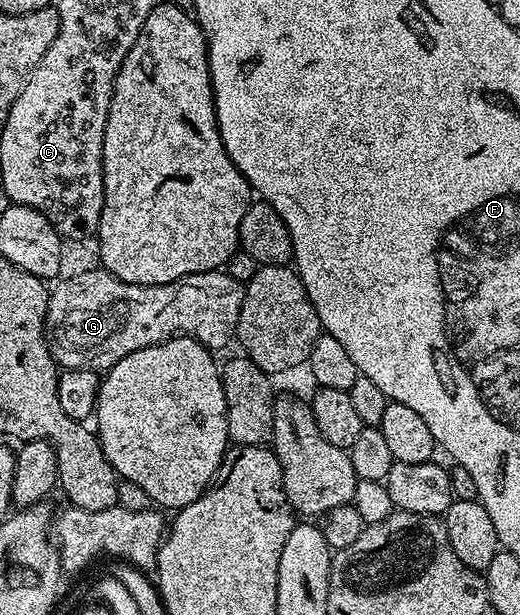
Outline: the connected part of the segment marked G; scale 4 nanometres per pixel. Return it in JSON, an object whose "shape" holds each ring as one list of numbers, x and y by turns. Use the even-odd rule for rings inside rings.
{"shape":[[95,269,84,270,65,282,57,281,57,286,51,287,44,321,44,338,57,367,65,370,90,369,107,372,111,366,118,364,118,360,130,356,130,352,138,352,138,348,149,345,153,340,163,339,171,331,168,329,172,325,180,329,177,331,181,335,198,340,213,352,219,352,228,341,231,343,235,339,238,312,242,312,244,286,228,273,211,270,201,274,188,274,184,278,177,278,175,282,166,283,165,286,139,286,118,280,118,276,114,276,109,270]]}

